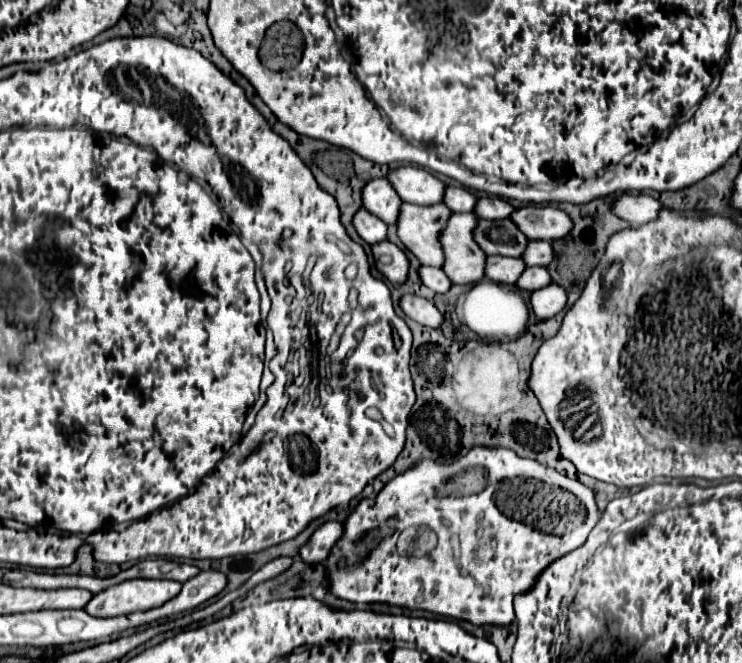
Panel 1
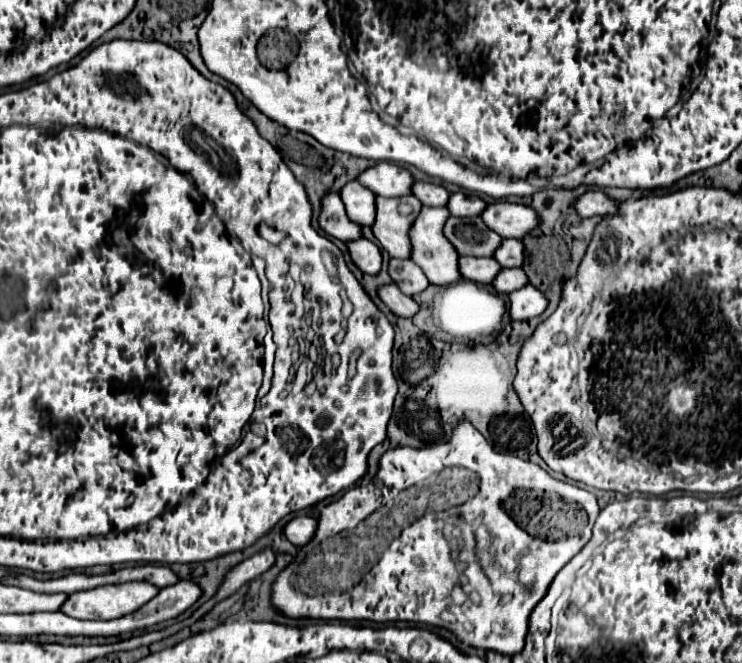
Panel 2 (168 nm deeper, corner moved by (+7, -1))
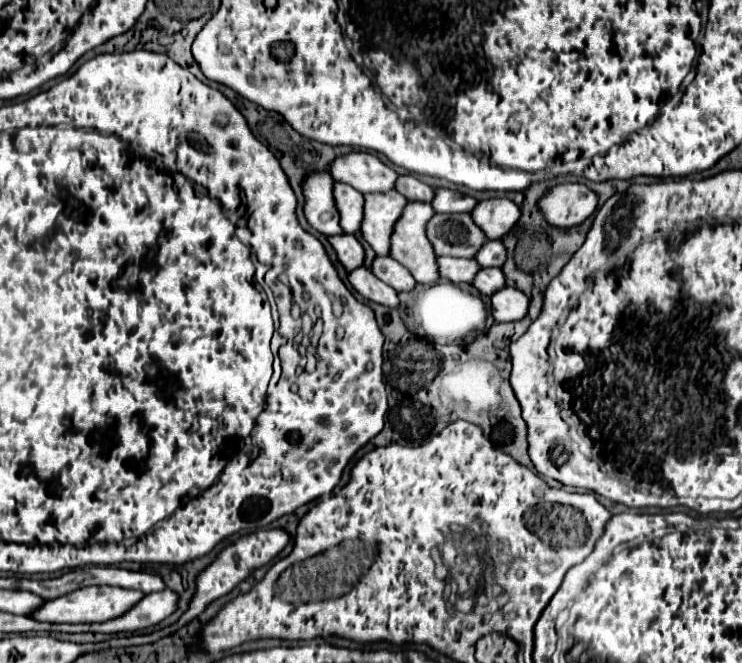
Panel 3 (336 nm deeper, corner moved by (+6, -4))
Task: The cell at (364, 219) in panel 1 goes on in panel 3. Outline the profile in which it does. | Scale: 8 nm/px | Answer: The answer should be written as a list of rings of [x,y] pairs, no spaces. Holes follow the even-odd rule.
[[[316,172],[316,176],[308,176],[304,196],[304,214],[314,230],[326,236],[344,234],[340,226],[338,208],[334,204],[334,178],[328,172]]]

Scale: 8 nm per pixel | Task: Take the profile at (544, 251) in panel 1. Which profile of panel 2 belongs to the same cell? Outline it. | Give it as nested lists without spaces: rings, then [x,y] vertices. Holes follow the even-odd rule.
[[[503,239],[499,249],[495,249],[495,261],[503,267],[521,267],[523,265],[523,245],[519,239]]]

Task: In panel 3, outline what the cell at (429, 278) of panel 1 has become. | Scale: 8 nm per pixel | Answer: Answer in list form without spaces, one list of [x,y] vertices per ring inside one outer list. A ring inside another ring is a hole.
[[[376,256],[372,272],[376,278],[380,278],[388,286],[392,286],[396,292],[410,292],[416,286],[416,280],[410,274],[410,270],[404,268],[400,262],[396,262],[390,256],[386,256],[386,258]]]

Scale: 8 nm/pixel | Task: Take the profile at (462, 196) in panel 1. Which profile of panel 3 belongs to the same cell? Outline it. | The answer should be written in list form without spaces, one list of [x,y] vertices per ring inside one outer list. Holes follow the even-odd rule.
[[[400,176],[400,180],[396,180],[396,190],[410,202],[432,202],[434,198],[434,188],[414,176]]]

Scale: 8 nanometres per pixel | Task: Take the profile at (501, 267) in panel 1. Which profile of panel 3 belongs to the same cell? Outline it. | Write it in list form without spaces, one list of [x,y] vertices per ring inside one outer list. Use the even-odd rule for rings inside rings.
[[[438,258],[440,260],[440,278],[446,278],[454,284],[472,284],[476,274],[480,272],[480,264],[476,260],[464,258]]]

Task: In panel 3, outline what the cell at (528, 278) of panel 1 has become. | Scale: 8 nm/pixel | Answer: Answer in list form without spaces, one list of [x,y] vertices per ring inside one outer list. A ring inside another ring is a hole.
[[[482,268],[480,276],[476,276],[476,280],[472,284],[480,290],[480,294],[492,296],[500,288],[506,288],[506,276],[504,276],[502,268]]]

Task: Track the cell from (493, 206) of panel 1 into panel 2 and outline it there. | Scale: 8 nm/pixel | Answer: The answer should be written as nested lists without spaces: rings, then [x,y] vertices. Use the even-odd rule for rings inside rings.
[[[457,191],[457,193],[451,195],[451,201],[447,203],[447,209],[455,217],[475,217],[485,209],[485,201],[479,199],[477,195]]]

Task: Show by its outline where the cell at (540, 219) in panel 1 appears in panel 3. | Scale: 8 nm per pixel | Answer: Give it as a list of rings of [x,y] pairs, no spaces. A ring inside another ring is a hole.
[[[492,198],[478,202],[472,218],[484,230],[488,240],[500,240],[518,224],[520,208],[508,198]]]

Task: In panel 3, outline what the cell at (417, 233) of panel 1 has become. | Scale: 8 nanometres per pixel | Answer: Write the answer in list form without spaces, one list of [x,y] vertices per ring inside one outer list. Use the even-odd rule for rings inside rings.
[[[396,190],[386,194],[366,194],[364,200],[362,236],[378,256],[388,256],[394,224],[400,220],[408,200]]]

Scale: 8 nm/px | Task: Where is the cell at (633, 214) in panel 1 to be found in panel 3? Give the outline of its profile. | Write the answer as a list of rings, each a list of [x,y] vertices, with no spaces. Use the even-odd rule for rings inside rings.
[[[560,184],[540,200],[540,208],[550,224],[570,228],[594,214],[598,208],[598,194],[584,184]]]

